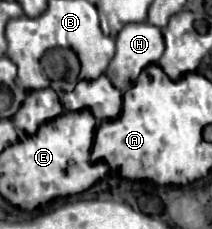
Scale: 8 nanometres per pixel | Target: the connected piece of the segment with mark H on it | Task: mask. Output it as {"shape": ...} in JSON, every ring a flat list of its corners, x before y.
{"shape":[[148,22,128,24,116,36,116,54,106,70,106,76,120,92,126,92,136,82,142,68,156,64,162,52,164,38,160,28]]}

